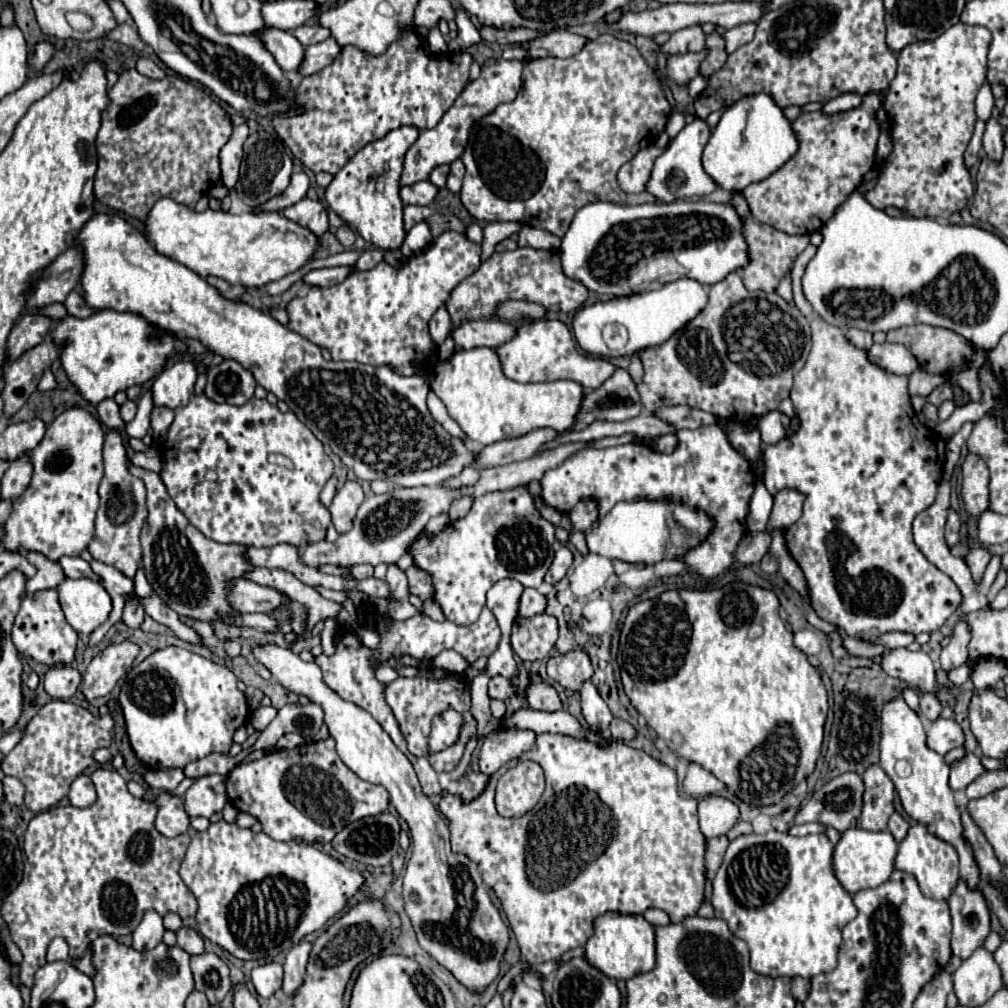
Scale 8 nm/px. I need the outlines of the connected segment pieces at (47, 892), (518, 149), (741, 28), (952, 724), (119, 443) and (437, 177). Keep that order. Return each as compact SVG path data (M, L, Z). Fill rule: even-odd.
M96 769L92 773L92 781L96 785L96 793L98 793L98 799L94 805L86 807L86 809L78 809L78 807L72 807L72 805L56 805L48 811L42 811L38 813L30 823L28 823L28 829L24 833L24 853L26 853L26 861L24 861L24 877L20 881L20 885L10 891L4 901L2 901L2 917L6 921L6 925L10 927L10 935L12 935L12 941L18 945L18 949L22 951L24 955L24 961L20 965L20 981L26 985L26 987L32 987L34 985L34 973L46 963L46 949L48 949L48 943L54 939L54 937L66 937L68 945L70 945L70 957L72 959L82 959L88 945L98 939L100 935L112 935L112 937L122 937L122 935L130 935L142 921L144 913L146 911L156 911L158 915L166 915L166 913L176 913L180 915L182 919L186 917L192 917L196 915L196 899L194 895L188 891L188 887L184 885L178 869L180 869L180 863L184 861L184 855L186 855L186 849L188 849L188 843L190 843L190 837L188 835L180 835L180 837L174 837L174 839L168 839L164 837L162 833L158 833L158 829L154 827L154 819L158 815L158 805L156 803L146 803L142 799L136 799L128 793L126 789L126 781L112 769Z
M600 35L596 41L588 41L586 47L582 49L580 55L576 57L568 57L568 59L556 59L556 57L544 57L544 59L532 59L524 63L524 73L522 73L522 89L518 93L518 97L512 103L502 103L496 107L494 113L490 113L490 117L484 117L482 121L478 121L472 129L470 141L466 145L466 151L462 155L462 163L466 165L466 175L464 175L464 183L462 183L462 191L460 191L460 199L462 205L468 209L468 213L478 219L478 221L516 221L516 223L530 223L532 227L544 227L546 231L554 233L556 237L564 237L566 229L570 227L570 221L574 217L574 213L592 201L610 201L610 203L622 203L626 199L626 195L622 193L616 173L618 169L628 163L640 147L644 147L644 143L652 143L660 133L664 133L664 127L668 123L668 117L672 113L672 105L664 95L664 89L660 85L660 77L656 75L656 71L644 61L644 57L640 55L640 51L630 45L628 41L616 39L612 35ZM542 213L546 215L546 223L540 225L536 223L536 217L542 217Z
M746 23L746 25L738 25L734 29L724 31L726 51L728 53L734 53L738 47L750 43L754 39L754 31L756 31L756 23Z
M936 719L926 727L926 745L940 755L964 743L964 733L954 719Z
M110 431L104 441L104 479L100 483L100 507L96 515L96 535L92 537L88 551L96 561L114 565L126 577L134 577L142 567L140 531L146 523L146 487L144 481L134 477L128 469L126 441L120 431Z
M440 165L432 171L430 174L429 180L434 183L438 188L443 188L446 186L446 178L450 172L449 165Z

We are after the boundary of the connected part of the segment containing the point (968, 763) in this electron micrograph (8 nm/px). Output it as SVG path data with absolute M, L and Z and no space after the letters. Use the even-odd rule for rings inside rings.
M966 753L962 759L958 759L958 761L952 763L952 769L950 769L950 787L954 791L966 789L984 771L986 769L980 763L980 757L974 755L974 753Z

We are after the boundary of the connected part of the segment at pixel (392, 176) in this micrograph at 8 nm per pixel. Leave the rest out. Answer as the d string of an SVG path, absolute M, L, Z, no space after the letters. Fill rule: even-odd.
M398 127L386 133L382 139L376 139L364 145L332 179L326 187L324 199L333 211L336 211L352 229L356 229L368 243L378 249L398 249L404 241L404 221L402 221L402 197L400 197L400 177L404 169L404 155L418 139L416 127ZM388 167L386 183L382 189L374 185L374 179Z

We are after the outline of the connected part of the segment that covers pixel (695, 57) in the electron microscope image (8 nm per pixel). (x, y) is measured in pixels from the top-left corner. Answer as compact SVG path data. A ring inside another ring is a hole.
M706 49L700 53L684 53L684 55L674 55L668 57L668 75L678 83L678 85L688 85L690 79L698 75L698 65L706 57Z

